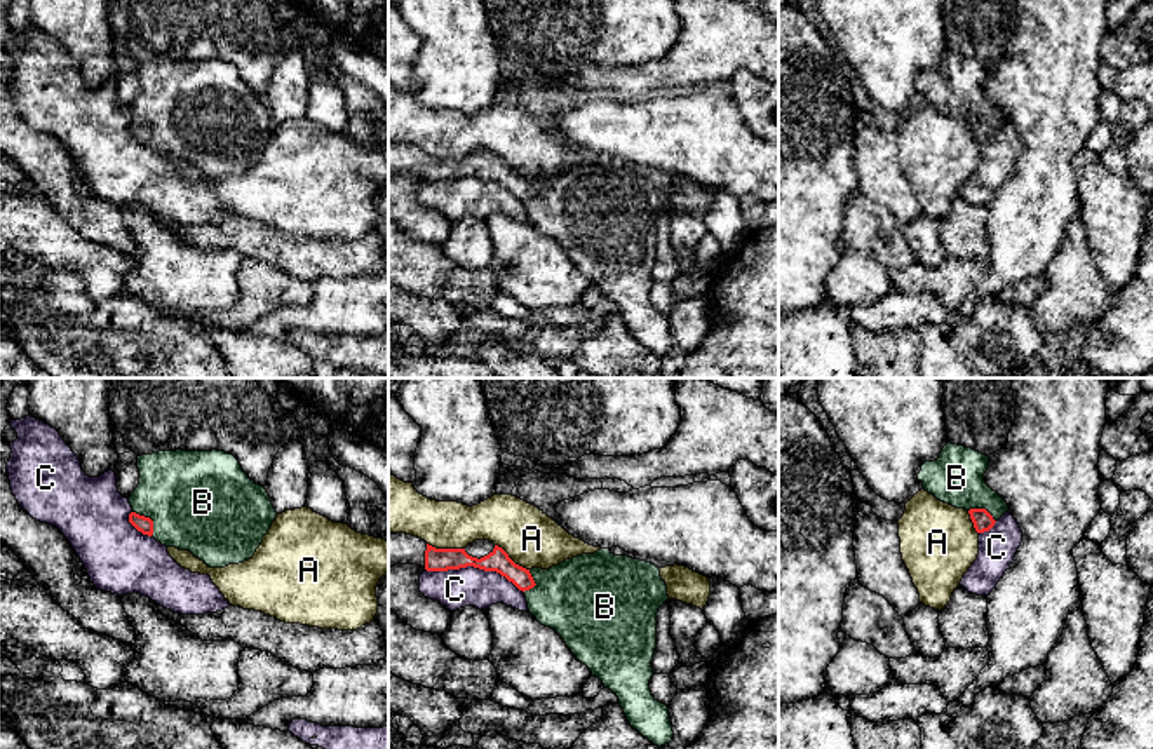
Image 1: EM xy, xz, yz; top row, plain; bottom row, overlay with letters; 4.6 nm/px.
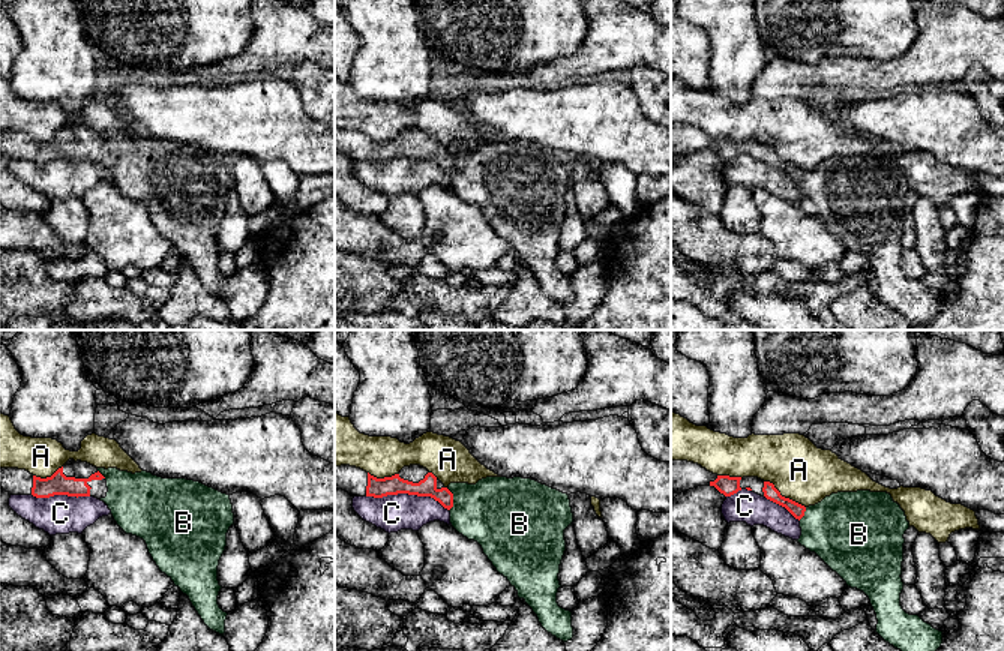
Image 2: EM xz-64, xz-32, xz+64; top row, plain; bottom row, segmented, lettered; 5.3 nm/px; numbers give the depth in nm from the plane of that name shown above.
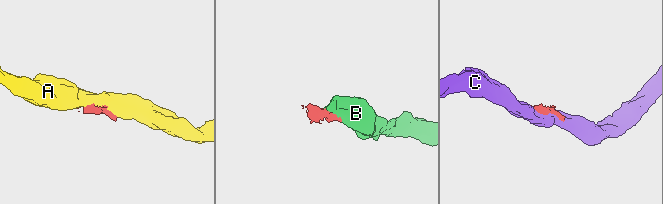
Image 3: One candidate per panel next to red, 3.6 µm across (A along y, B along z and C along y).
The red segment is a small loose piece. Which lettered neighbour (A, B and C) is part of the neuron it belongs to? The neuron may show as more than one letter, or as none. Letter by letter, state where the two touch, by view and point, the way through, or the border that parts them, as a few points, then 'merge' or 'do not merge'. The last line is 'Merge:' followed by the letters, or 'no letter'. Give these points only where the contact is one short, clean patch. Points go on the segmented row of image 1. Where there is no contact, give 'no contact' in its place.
A: contact xz (446, 549); do not merge
B: contact xy (150, 519); way xy (145, 525), (150, 519), (168, 504), (199, 500); merge
C: contact xz (476, 566); do not merge
Merge: B

